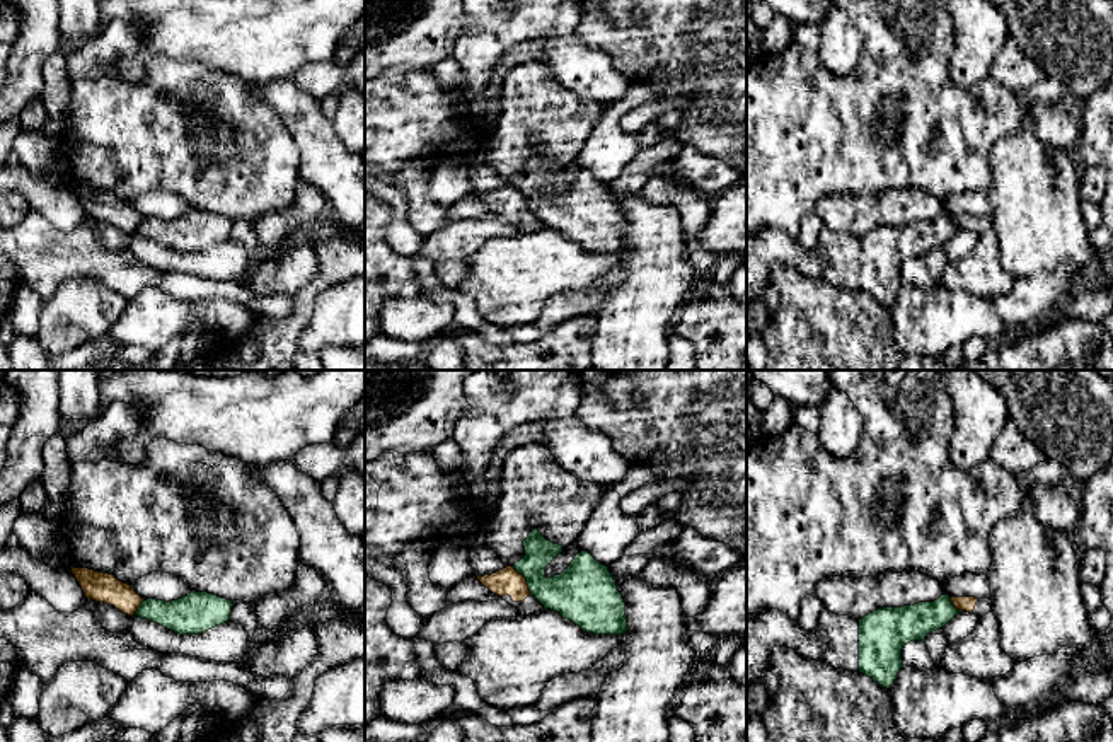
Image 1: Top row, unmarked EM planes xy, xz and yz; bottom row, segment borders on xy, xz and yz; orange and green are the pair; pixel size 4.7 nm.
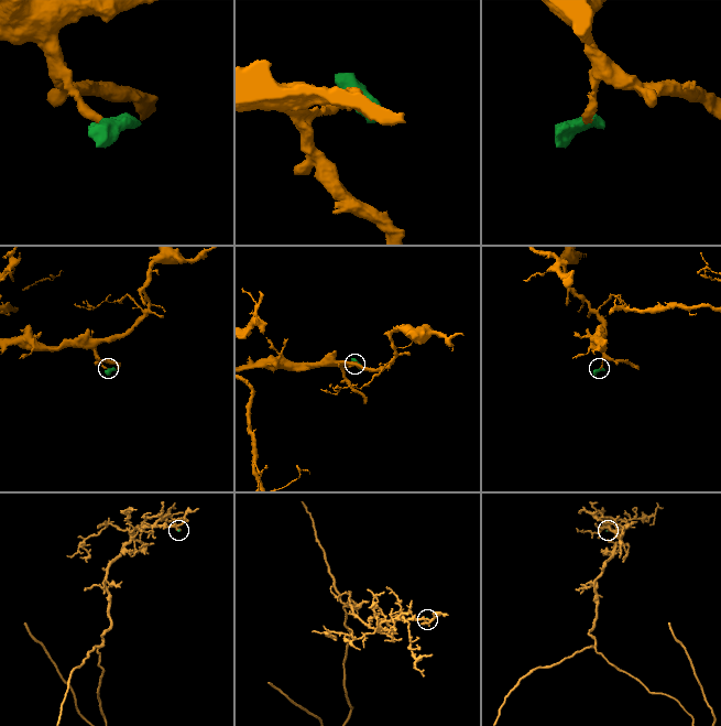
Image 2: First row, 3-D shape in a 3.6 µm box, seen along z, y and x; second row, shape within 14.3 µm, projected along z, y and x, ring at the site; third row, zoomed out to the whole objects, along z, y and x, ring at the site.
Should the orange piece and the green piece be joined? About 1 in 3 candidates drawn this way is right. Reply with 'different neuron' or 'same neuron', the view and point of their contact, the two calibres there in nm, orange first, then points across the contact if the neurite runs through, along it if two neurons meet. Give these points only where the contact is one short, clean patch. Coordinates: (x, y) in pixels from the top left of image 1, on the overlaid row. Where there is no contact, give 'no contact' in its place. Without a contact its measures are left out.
different neuron; contact xz (525, 579); calibres 130 and 240 nm; border xz (512, 567), (525, 579), (530, 592)

